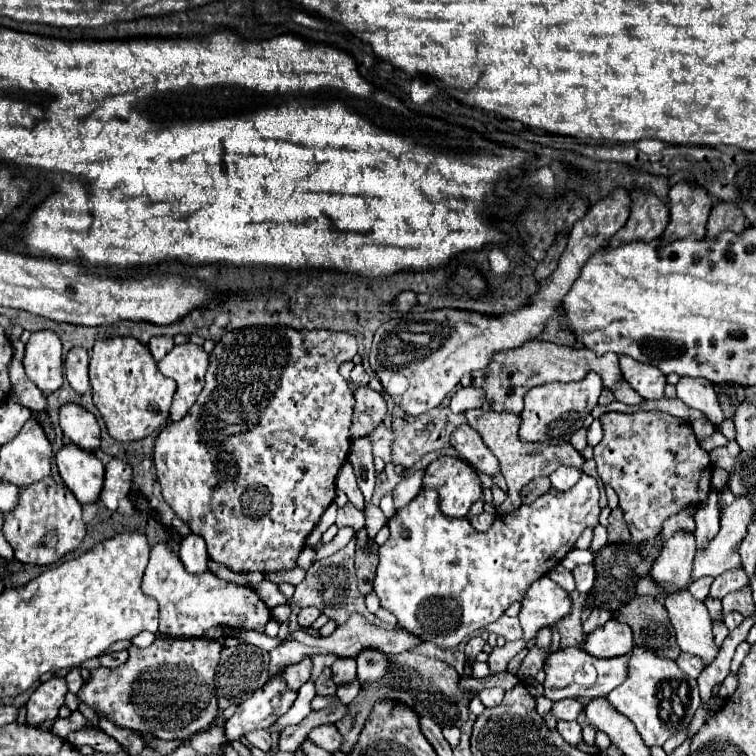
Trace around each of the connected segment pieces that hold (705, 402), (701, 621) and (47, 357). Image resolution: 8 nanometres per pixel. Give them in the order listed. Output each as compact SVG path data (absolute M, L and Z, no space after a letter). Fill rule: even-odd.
M681 377L677 383L677 397L685 405L699 409L709 419L709 423L715 429L719 429L719 425L725 417L723 417L723 411L719 407L713 385L707 379L703 379L703 377Z
M683 589L663 597L663 605L677 633L677 645L681 651L699 655L709 665L717 657L719 647L713 641L713 623L703 601L695 599L687 589Z
M53 331L31 333L25 345L23 367L27 377L43 391L53 393L63 385L61 341Z

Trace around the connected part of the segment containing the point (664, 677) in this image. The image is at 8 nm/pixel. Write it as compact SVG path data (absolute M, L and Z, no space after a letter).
M633 647L631 651L627 665L627 679L611 693L607 693L605 699L611 703L615 711L619 711L621 715L625 715L629 721L635 723L641 739L649 747L663 745L679 729L685 729L701 703L695 679L683 675L683 671L677 667L673 659L659 657L653 651L641 647Z

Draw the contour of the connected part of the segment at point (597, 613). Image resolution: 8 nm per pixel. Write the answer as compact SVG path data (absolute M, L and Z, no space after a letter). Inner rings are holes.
M593 607L591 609L591 615L583 621L583 633L589 635L591 631L595 631L597 627L601 627L603 623L607 623L611 619L611 611L607 609L599 609L599 607Z

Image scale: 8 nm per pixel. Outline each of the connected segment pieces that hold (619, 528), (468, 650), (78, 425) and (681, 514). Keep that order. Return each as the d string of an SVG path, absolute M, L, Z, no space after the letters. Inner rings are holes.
M619 507L611 511L607 531L609 531L609 543L629 543L631 541L627 523L623 521L623 511Z
M471 637L467 641L467 645L465 645L465 657L467 657L469 663L475 661L475 657L483 651L483 645L485 645L485 641L481 637Z
M65 403L59 407L59 425L63 433L81 449L95 451L101 443L101 429L91 411L75 403Z
M681 509L681 511L677 511L675 515L667 517L667 521L663 523L663 531L661 531L663 541L667 541L677 529L683 529L683 531L687 531L687 533L691 533L691 531L695 529L695 521L693 521L693 513L691 513L691 511Z

